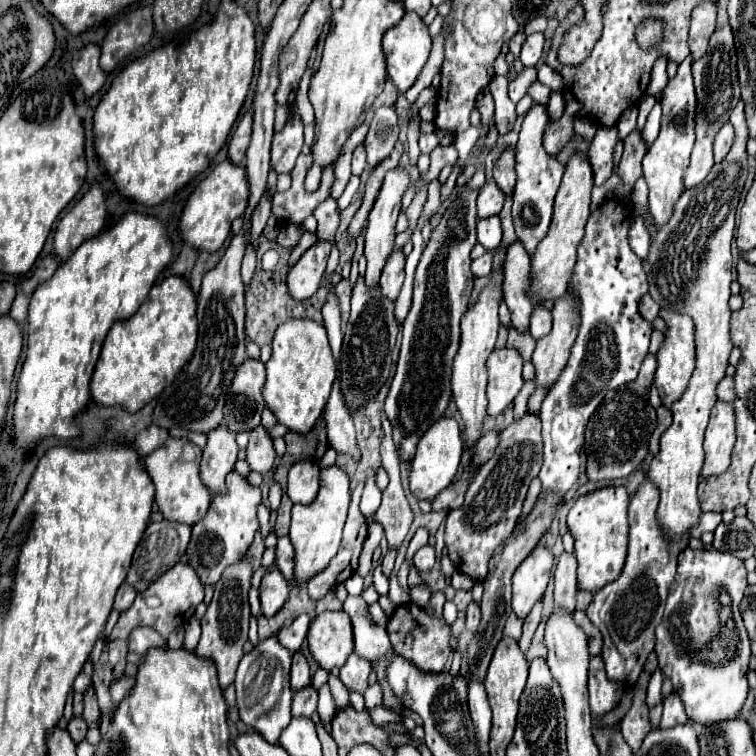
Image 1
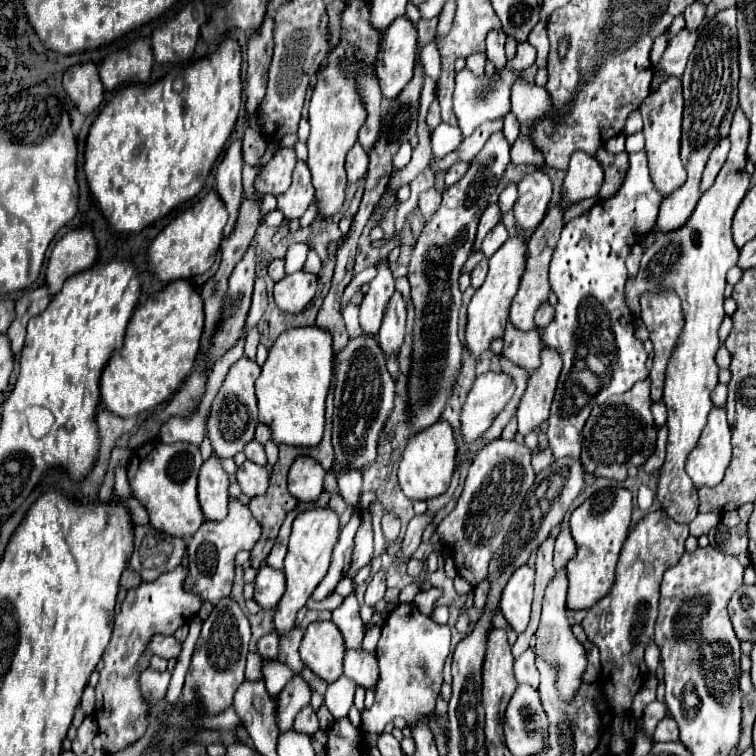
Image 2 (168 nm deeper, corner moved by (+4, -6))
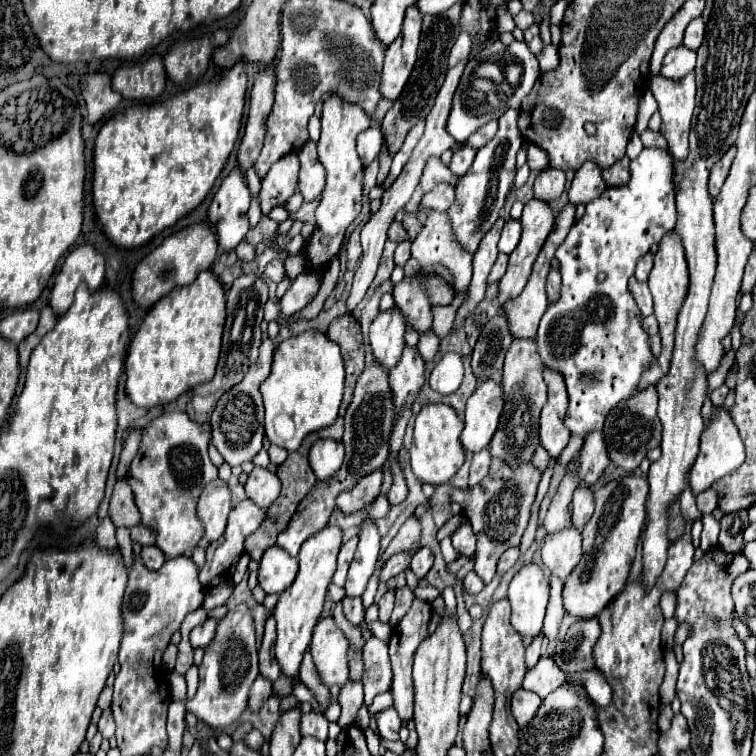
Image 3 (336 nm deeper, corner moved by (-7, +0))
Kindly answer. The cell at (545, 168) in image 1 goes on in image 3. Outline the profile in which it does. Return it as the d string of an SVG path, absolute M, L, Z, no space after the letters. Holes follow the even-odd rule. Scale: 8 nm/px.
M546 168L538 174L536 182L534 182L534 198L540 202L550 204L552 200L560 198L560 194L564 192L564 172L556 170L556 168Z

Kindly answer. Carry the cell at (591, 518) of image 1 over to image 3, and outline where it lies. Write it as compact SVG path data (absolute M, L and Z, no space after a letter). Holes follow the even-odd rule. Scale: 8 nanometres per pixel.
M636 474L608 482L594 492L596 510L582 532L584 554L572 580L564 584L562 598L568 614L576 618L598 616L600 610L624 588L636 554L636 542L646 522L646 496L648 482Z

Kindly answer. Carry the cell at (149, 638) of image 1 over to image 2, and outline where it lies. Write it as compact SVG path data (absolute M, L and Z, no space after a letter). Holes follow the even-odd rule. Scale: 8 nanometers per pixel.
M157 634L157 636L153 636L147 650L151 650L157 656L163 656L163 658L177 658L177 654L181 654L181 642L177 642L175 636Z

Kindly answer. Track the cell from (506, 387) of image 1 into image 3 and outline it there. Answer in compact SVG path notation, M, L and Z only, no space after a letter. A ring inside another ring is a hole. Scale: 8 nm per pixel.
M492 378L482 382L474 394L468 398L464 430L462 430L462 446L468 452L480 452L486 448L498 428L500 416L504 410L504 390Z

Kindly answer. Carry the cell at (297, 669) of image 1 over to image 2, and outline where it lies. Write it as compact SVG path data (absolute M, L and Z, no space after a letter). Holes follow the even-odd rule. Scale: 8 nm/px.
M295 676L277 698L277 728L281 730L281 734L293 728L293 718L303 706L309 704L309 700L311 700L309 684L301 676Z

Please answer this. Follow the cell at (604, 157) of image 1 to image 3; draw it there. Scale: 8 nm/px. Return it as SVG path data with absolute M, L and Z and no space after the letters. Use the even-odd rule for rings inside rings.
M588 160L582 164L582 168L576 170L568 198L574 206L576 204L588 204L590 200L594 200L594 196L600 196L606 188L608 188L608 184L602 178L600 166L596 162Z

